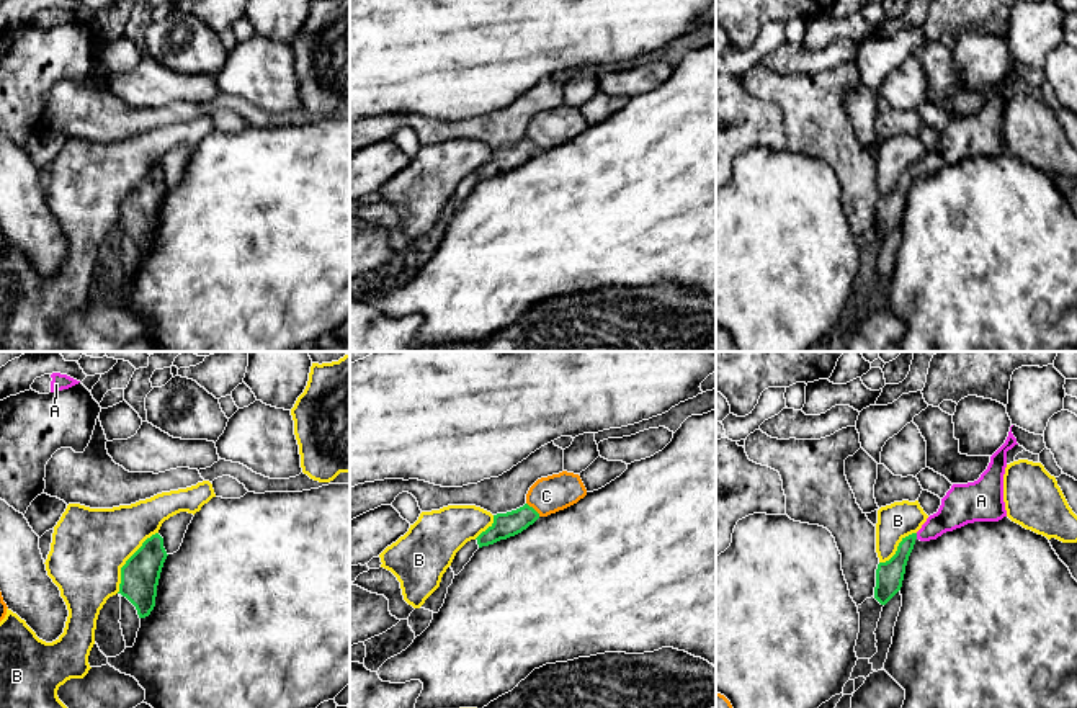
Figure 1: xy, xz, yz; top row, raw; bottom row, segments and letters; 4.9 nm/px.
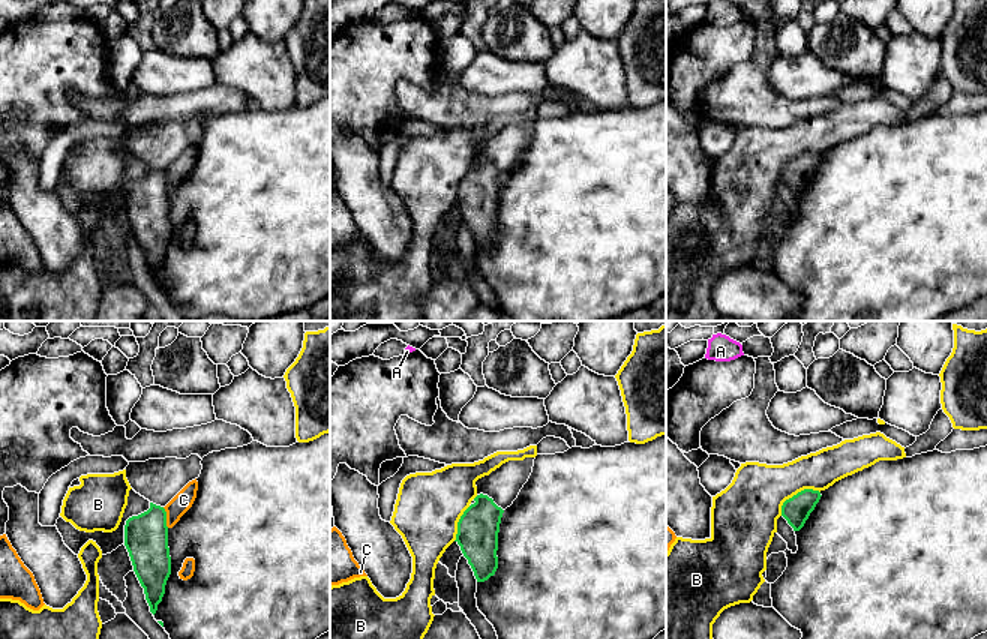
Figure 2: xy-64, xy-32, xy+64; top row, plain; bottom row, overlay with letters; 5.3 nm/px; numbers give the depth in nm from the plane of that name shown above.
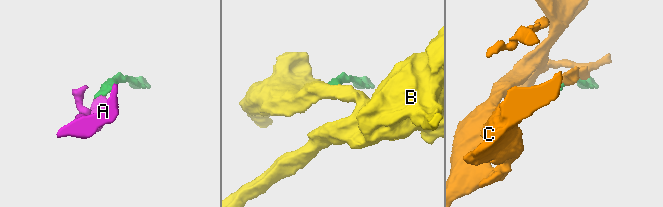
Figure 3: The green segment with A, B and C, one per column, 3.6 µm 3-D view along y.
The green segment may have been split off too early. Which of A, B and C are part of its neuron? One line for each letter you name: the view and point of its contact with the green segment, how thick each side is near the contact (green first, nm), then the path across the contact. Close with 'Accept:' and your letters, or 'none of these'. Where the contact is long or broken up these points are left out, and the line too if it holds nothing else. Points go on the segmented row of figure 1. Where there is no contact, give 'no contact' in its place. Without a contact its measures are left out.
A: meets green in yz at (916, 537); 140 nm thick on the green side, 170 nm on the other; runs through yz (889, 574), (904, 548), (916, 537), (924, 535), (958, 509)
Accept: A

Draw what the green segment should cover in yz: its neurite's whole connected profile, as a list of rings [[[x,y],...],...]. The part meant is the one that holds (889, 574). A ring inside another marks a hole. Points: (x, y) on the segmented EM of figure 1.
[[[1010,427],[1005,443],[990,456],[990,463],[981,477],[968,484],[953,484],[941,499],[938,512],[930,515],[917,533],[902,538],[889,561],[878,564],[874,598],[881,605],[886,605],[900,590],[905,566],[917,540],[936,540],[943,533],[968,523],[999,522],[1007,517],[1003,474],[1007,451],[1015,445],[1018,443]]]

